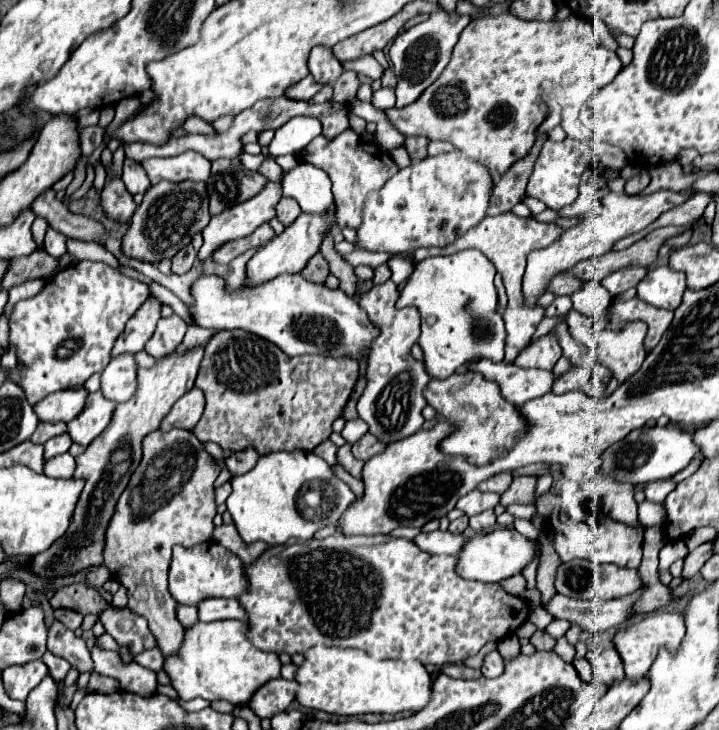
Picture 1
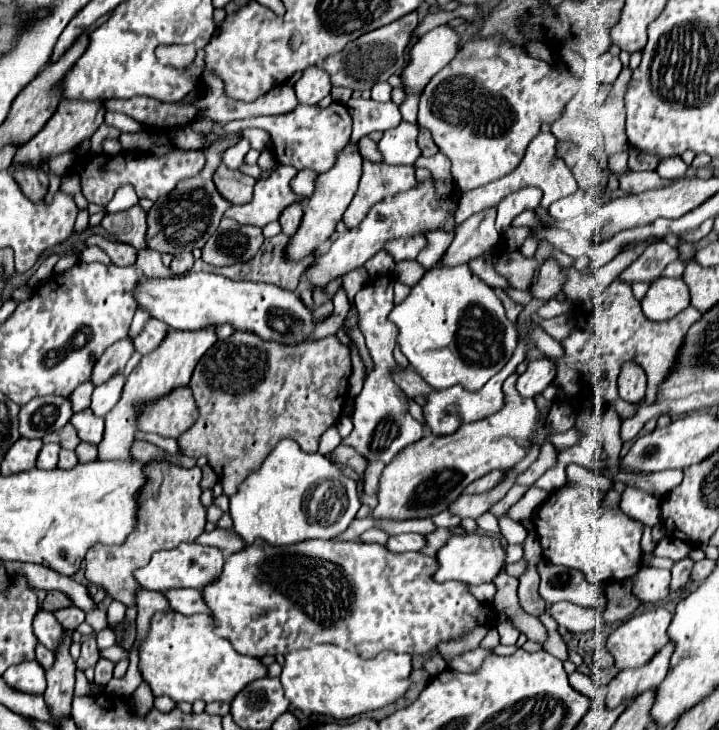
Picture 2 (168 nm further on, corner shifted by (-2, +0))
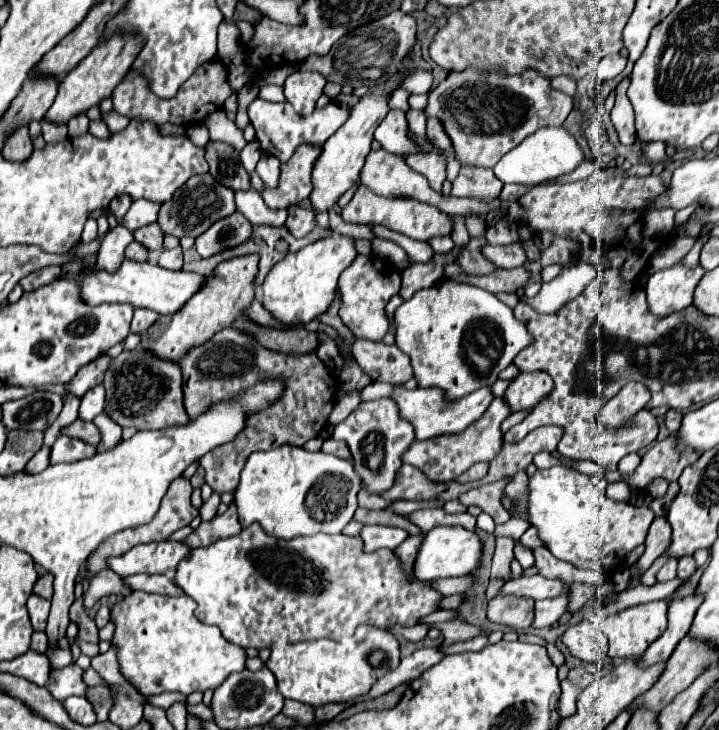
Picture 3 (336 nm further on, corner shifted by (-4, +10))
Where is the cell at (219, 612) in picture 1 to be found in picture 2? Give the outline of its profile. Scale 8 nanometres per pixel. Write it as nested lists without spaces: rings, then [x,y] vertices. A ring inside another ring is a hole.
[[[184,588],[184,590],[166,590],[162,592],[170,604],[170,608],[174,612],[180,612],[180,614],[198,614],[198,612],[204,612],[204,614],[210,614],[208,606],[204,604],[202,600],[202,594],[198,594],[200,590],[194,590],[194,588]]]

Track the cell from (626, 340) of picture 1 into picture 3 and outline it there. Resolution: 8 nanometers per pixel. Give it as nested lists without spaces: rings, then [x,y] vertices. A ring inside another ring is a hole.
[[[630,382],[612,400],[608,400],[608,404],[598,414],[598,422],[608,428],[624,426],[638,410],[646,406],[648,400],[648,388],[642,382]]]

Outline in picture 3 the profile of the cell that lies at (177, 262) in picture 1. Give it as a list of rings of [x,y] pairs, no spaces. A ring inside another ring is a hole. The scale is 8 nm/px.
[[[178,246],[174,250],[164,250],[158,264],[164,268],[170,268],[170,270],[180,270],[182,268],[182,248]]]

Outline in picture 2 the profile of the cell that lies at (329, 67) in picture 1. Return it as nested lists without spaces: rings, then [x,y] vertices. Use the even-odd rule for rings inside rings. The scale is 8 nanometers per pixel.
[[[312,66],[308,70],[304,70],[304,74],[300,76],[300,80],[294,84],[294,92],[300,104],[318,104],[324,96],[330,94],[330,76],[320,70],[318,66]]]

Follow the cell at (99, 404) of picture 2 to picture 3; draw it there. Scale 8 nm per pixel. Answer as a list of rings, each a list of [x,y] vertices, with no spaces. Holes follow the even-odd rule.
[[[96,386],[90,388],[84,396],[82,396],[82,404],[80,404],[80,418],[82,420],[92,420],[94,416],[98,416],[100,412],[104,412],[106,406],[106,390],[104,386]]]

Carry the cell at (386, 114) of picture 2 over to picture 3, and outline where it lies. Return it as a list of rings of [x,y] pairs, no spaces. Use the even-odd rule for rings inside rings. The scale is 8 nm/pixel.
[[[388,110],[388,114],[384,116],[384,120],[380,122],[380,126],[374,132],[374,138],[380,142],[380,146],[388,152],[400,154],[400,156],[408,156],[408,154],[416,154],[420,152],[406,136],[408,132],[408,122],[406,122],[406,114],[402,110]]]

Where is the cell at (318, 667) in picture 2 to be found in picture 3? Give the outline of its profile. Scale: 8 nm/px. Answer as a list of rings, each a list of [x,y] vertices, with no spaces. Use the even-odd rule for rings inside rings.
[[[358,626],[352,638],[335,641],[318,638],[310,642],[294,644],[274,644],[266,666],[274,672],[278,680],[278,692],[284,698],[292,698],[310,706],[354,702],[370,692],[370,688],[388,672],[400,664],[400,644],[389,630],[375,626]],[[380,652],[382,656],[372,660]]]

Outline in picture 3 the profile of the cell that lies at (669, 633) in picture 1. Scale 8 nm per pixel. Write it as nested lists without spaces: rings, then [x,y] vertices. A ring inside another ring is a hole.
[[[654,600],[648,604],[638,604],[630,606],[614,616],[608,616],[600,624],[602,632],[608,638],[610,644],[610,658],[630,658],[630,656],[640,656],[668,626],[668,604],[664,600]]]

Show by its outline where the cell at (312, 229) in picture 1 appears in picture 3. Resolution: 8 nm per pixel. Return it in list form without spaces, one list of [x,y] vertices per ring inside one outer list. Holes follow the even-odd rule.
[[[394,74],[392,80],[386,80],[384,84],[372,88],[366,96],[360,98],[360,102],[356,106],[352,106],[350,118],[342,124],[342,128],[336,130],[334,136],[330,136],[326,140],[322,154],[314,162],[314,170],[312,170],[314,190],[310,194],[310,202],[316,212],[330,212],[336,206],[338,198],[360,180],[360,170],[364,166],[366,154],[370,152],[374,130],[380,124],[380,120],[384,118],[384,114],[388,112],[388,102],[386,102],[388,92],[398,86],[400,86],[400,74]]]

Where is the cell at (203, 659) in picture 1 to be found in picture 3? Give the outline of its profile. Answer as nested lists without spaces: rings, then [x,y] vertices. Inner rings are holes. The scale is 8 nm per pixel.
[[[132,592],[122,602],[112,608],[110,618],[116,622],[116,632],[112,642],[118,646],[118,662],[126,680],[130,680],[142,694],[162,694],[162,692],[182,692],[192,694],[196,690],[204,692],[208,688],[218,688],[232,672],[242,672],[246,668],[246,650],[228,642],[220,628],[208,626],[194,616],[196,602],[188,596],[164,596],[148,592]]]

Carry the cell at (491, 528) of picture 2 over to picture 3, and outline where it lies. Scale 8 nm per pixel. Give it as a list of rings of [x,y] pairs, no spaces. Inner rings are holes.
[[[510,518],[508,522],[504,524],[498,524],[494,534],[496,536],[510,536],[510,538],[520,538],[526,530],[530,528],[530,524],[526,520],[520,520],[520,518]]]

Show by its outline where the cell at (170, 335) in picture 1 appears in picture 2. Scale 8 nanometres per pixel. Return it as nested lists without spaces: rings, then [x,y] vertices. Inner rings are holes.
[[[158,320],[146,322],[146,326],[142,328],[142,332],[134,338],[136,352],[140,352],[140,354],[152,352],[162,342],[162,338],[166,336],[166,332],[168,332],[168,326],[164,322],[158,322]]]

